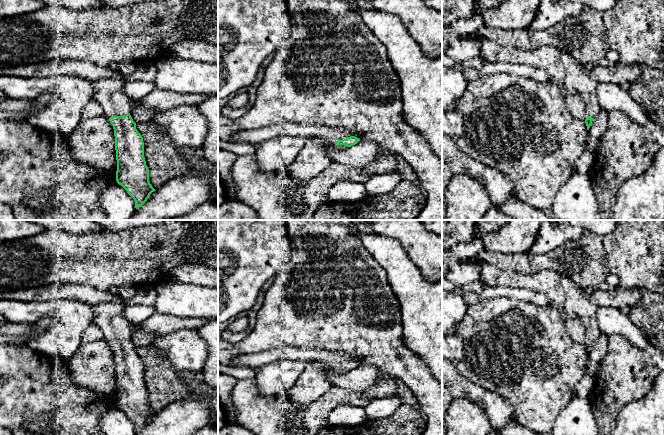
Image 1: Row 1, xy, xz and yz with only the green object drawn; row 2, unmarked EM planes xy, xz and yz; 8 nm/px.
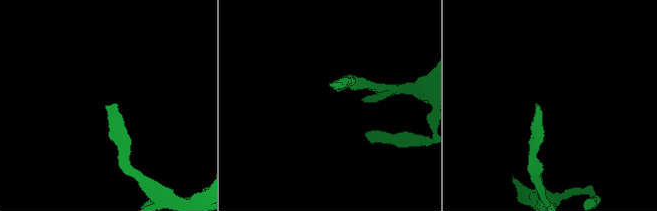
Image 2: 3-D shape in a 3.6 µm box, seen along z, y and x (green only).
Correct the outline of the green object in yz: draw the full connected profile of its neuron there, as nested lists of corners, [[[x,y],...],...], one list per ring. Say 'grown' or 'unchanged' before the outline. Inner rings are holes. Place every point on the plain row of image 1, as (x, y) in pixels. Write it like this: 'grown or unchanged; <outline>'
grown; [[[479,262],[481,273],[477,287],[507,286],[529,289],[546,295],[550,303],[567,313],[574,312],[585,327],[589,354],[593,343],[602,333],[596,313],[598,307],[589,300],[589,292],[578,288],[573,281],[561,274],[543,270],[535,274],[522,274],[509,269],[499,269],[486,262]]]

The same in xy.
grown; [[[119,299],[111,302],[91,305],[94,320],[104,334],[104,340],[107,341],[114,353],[115,374],[117,384],[116,405],[127,417],[134,423],[135,432],[142,430],[150,418],[156,415],[149,405],[149,393],[144,381],[143,361],[136,353],[136,347],[133,345],[130,336],[132,328],[127,319],[123,316],[124,302]]]

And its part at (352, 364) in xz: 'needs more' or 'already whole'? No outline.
needs more

